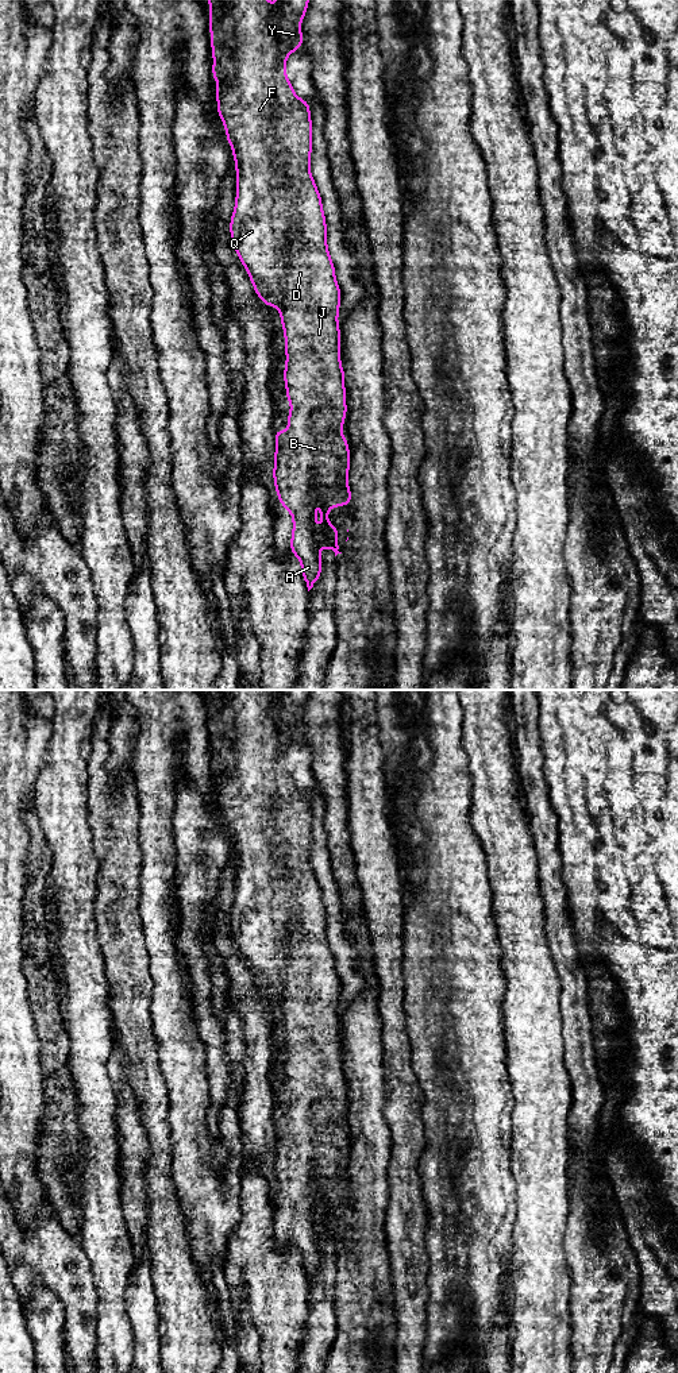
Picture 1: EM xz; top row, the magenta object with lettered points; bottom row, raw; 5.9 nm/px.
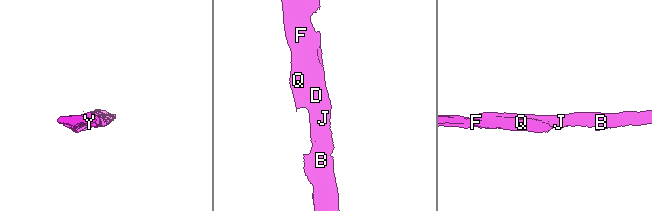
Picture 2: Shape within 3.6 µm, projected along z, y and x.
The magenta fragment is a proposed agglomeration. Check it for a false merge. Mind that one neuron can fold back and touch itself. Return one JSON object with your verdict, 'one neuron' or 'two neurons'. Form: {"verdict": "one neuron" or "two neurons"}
{"verdict": "one neuron"}

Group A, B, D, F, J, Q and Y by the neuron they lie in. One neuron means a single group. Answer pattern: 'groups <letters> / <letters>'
groups A B D F J Q Y

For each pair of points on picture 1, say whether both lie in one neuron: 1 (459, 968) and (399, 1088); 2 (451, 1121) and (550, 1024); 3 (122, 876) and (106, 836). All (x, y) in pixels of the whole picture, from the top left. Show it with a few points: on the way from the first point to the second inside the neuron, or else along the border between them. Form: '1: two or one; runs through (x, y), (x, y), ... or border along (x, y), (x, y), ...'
1: two; border along (407, 1033), (411, 1041), (411, 1067), (423, 1094)
2: two; border along (503, 1036), (505, 1069), (513, 1098)
3: one; runs through (120, 867), (119, 852), (115, 845)

